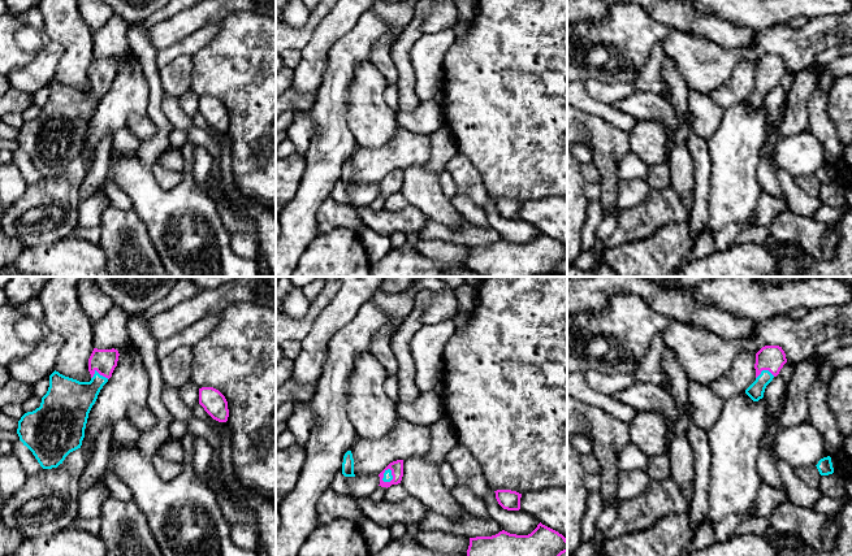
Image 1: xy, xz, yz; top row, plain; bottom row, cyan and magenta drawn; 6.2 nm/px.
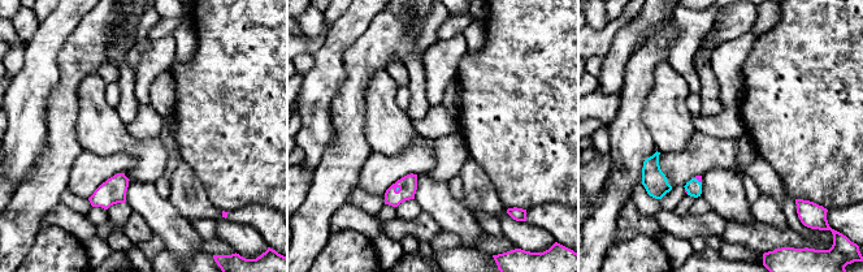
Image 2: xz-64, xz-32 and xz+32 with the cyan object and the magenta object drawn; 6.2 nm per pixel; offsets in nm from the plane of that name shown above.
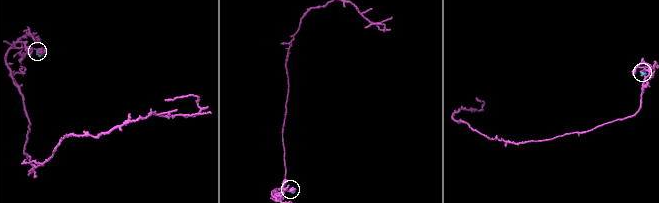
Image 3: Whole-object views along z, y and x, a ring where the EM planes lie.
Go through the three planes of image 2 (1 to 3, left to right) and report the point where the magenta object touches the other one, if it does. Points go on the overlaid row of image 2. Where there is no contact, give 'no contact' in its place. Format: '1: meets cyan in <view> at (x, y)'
1: no contact
2: meets cyan in xz-32 at (398, 189)
3: meets cyan in xz+32 at (695, 178)

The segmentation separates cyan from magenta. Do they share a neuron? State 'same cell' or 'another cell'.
same cell

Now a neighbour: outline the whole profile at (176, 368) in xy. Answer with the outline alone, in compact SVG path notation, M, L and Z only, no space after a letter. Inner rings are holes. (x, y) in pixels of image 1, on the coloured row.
M183 346L170 352L160 361L165 387L180 388L191 379L193 348Z

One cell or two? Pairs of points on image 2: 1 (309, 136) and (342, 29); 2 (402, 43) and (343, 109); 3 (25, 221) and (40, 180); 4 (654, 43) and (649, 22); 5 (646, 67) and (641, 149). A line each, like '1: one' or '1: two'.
1: one
2: one
3: one
4: two
5: one

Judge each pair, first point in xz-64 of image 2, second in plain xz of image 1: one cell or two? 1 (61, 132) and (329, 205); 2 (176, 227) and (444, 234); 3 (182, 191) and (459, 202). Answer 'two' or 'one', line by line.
1: two
2: two
3: two

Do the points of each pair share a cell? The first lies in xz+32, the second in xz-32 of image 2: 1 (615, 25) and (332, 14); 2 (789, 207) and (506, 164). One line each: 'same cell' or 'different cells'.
1: same cell
2: different cells

